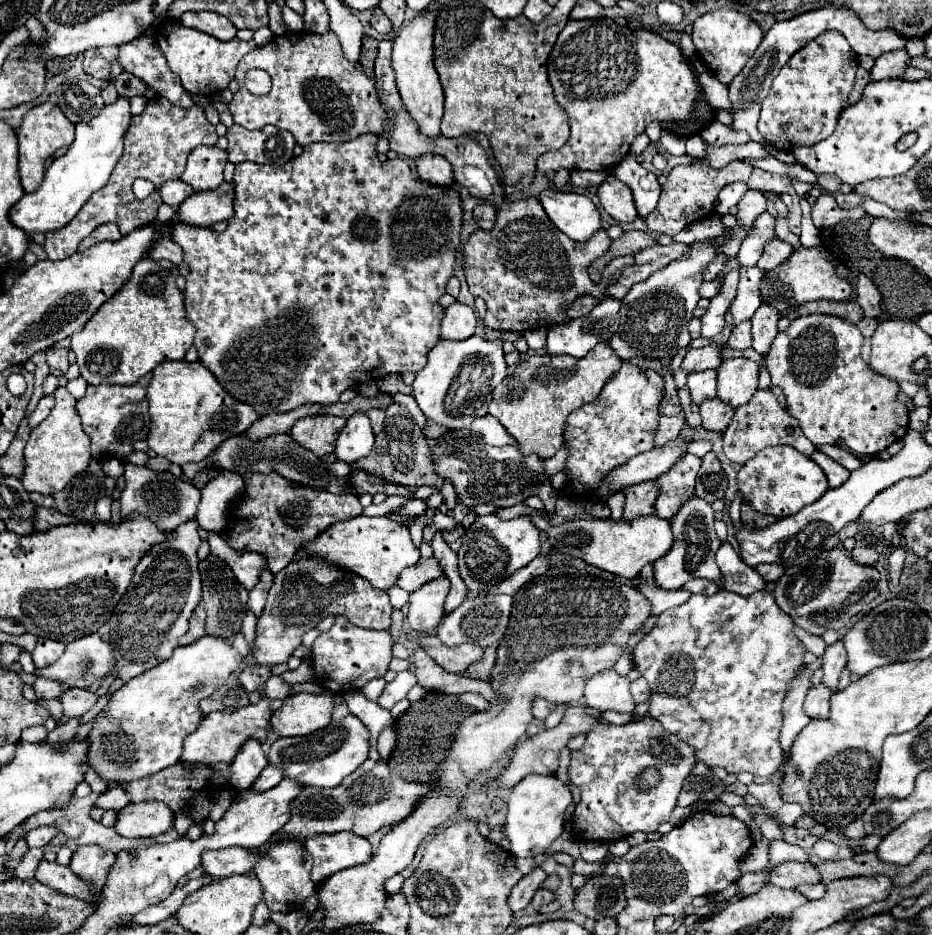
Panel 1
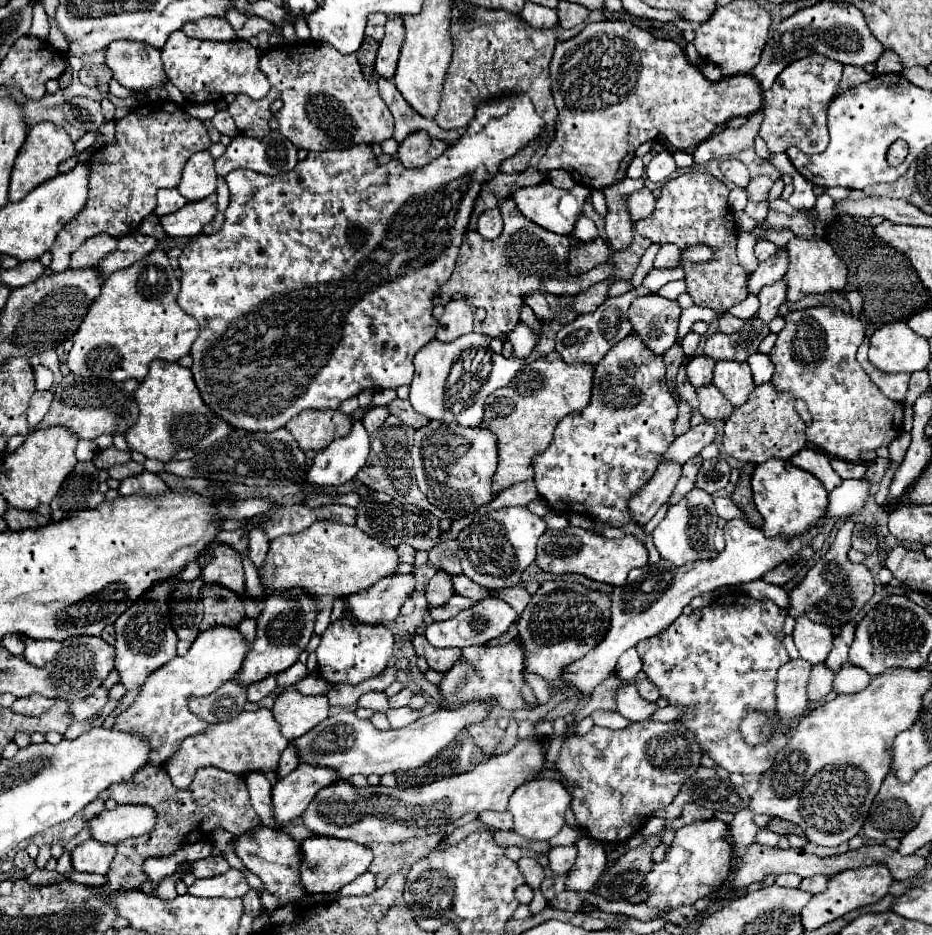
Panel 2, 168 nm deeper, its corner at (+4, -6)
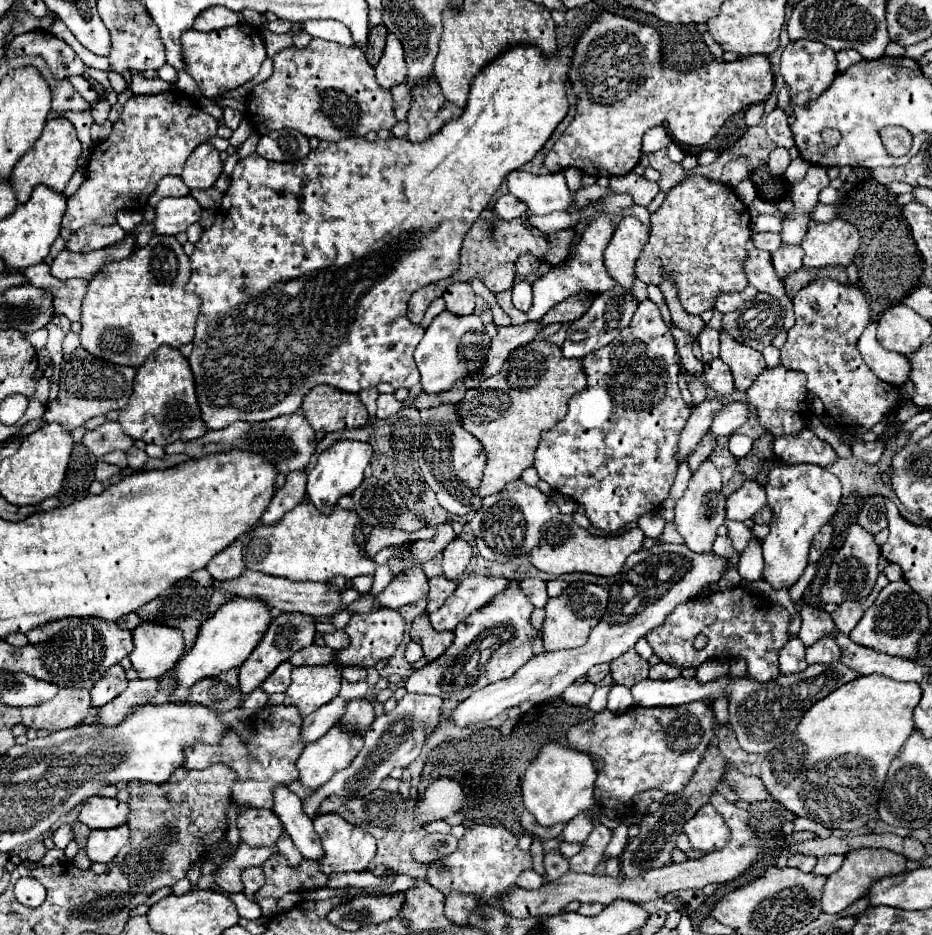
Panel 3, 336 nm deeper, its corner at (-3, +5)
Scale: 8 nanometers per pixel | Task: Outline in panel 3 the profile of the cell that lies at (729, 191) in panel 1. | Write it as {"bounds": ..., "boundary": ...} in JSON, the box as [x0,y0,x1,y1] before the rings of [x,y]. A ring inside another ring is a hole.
{"bounds":[734,180,756,206],"boundary":[[[742,180],[734,190],[736,190],[738,198],[740,198],[746,206],[750,206],[752,200],[756,198],[756,186],[754,186],[750,180]]]}

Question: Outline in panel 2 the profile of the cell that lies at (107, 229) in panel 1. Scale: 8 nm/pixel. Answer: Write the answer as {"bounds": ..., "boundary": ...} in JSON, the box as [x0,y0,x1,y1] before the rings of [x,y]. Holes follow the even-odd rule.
{"bounds":[71,233,117,267],"boundary":[[[107,233],[89,237],[73,255],[71,255],[71,267],[89,267],[97,265],[101,259],[105,259],[107,253],[111,253],[117,247],[117,239],[113,239]]]}

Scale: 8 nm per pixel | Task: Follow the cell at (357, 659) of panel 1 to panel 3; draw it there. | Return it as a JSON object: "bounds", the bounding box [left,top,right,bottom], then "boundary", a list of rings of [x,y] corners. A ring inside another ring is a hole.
{"bounds":[340,608,406,666],"boundary":[[[380,608],[368,614],[354,614],[344,628],[350,636],[350,646],[340,652],[340,664],[344,666],[374,666],[380,660],[388,660],[402,642],[406,622],[398,610]]]}

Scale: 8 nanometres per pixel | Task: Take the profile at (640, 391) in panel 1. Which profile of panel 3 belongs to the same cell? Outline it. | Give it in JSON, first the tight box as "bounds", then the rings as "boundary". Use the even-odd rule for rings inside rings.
{"bounds":[534,300,692,534],"boundary":[[[652,300],[638,304],[630,326],[624,328],[612,344],[584,356],[582,370],[588,384],[580,394],[570,398],[564,420],[542,432],[534,468],[552,490],[578,502],[586,510],[586,518],[594,528],[614,534],[622,526],[636,522],[640,516],[660,510],[668,498],[678,466],[678,438],[692,410],[682,400],[678,388],[680,354],[676,342]]]}

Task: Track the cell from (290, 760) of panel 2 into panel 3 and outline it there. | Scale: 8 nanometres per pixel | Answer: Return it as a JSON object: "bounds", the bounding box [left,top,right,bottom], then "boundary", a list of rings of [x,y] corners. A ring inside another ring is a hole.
{"bounds":[302,696,348,744],"boundary":[[[336,696],[328,704],[320,706],[316,712],[306,716],[304,726],[302,726],[304,742],[310,744],[310,742],[318,740],[320,736],[324,736],[336,724],[336,720],[340,720],[340,716],[344,714],[346,706],[348,706],[348,698]]]}

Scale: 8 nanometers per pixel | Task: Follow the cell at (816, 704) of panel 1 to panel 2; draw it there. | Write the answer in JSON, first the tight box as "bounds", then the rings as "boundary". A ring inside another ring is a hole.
{"bounds":[807,663,833,703],"boundary":[[[823,663],[813,665],[811,679],[809,679],[809,685],[807,685],[809,703],[817,703],[819,699],[823,699],[833,689],[831,683],[833,683],[833,673],[829,673]]]}

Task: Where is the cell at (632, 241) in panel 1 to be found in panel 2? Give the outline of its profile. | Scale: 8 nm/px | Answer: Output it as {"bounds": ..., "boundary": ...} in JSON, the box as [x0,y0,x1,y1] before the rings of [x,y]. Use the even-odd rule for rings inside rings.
{"bounds":[569,237,613,275],"boundary":[[[597,237],[591,243],[583,243],[573,255],[569,257],[569,273],[571,275],[581,275],[591,271],[593,267],[607,263],[613,257],[613,249],[609,247],[607,241]]]}

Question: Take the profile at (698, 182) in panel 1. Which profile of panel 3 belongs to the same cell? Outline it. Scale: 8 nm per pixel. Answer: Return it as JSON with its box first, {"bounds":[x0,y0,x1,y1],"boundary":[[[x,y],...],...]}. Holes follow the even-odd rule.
{"bounds":[636,176,752,314],"boundary":[[[688,176],[666,194],[660,210],[652,214],[650,240],[636,262],[636,276],[654,286],[670,278],[688,314],[712,310],[718,294],[740,292],[748,286],[742,262],[752,234],[752,220],[746,210],[746,204],[730,186],[710,182],[704,176]]]}

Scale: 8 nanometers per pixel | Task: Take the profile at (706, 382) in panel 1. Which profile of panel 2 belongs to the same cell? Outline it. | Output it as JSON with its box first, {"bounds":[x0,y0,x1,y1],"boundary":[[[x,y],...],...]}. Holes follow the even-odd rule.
{"bounds":[687,355,715,389],"boundary":[[[705,355],[693,357],[689,361],[689,365],[687,365],[687,379],[689,379],[689,383],[695,389],[711,385],[711,381],[713,381],[713,367],[715,367],[713,359],[709,359]]]}

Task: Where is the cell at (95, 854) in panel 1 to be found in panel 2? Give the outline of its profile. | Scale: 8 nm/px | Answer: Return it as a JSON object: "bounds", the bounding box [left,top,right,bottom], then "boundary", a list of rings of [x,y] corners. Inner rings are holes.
{"bounds":[71,841,115,875],"boundary":[[[85,841],[71,851],[71,863],[75,871],[107,875],[109,865],[115,857],[115,847],[99,841]]]}

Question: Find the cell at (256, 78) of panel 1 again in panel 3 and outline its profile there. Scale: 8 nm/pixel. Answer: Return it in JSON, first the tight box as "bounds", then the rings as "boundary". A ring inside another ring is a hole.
{"bounds":[182,22,266,98],"boundary":[[[246,22],[222,30],[214,30],[208,34],[198,30],[186,30],[182,32],[182,52],[186,58],[188,72],[196,78],[206,98],[220,98],[224,92],[244,86],[248,80],[252,80],[258,74],[266,58],[266,48],[260,30]]]}

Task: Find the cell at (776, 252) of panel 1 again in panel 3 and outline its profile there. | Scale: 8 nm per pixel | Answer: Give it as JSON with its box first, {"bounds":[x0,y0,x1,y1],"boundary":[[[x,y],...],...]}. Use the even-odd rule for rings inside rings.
{"bounds":[752,232,782,252],"boundary":[[[758,232],[752,236],[752,244],[768,252],[774,252],[780,246],[780,242],[782,242],[780,234],[774,234],[774,232]]]}

